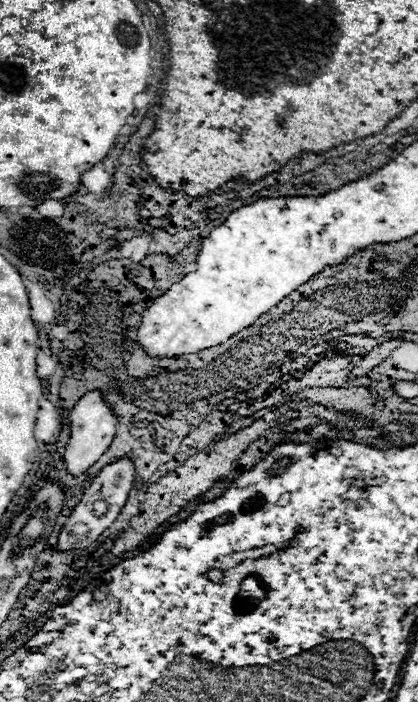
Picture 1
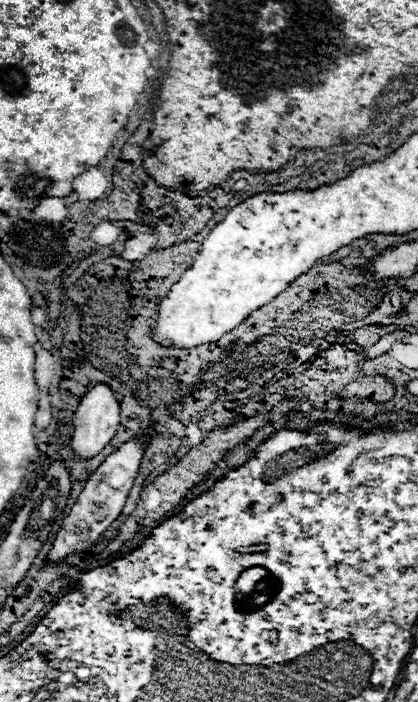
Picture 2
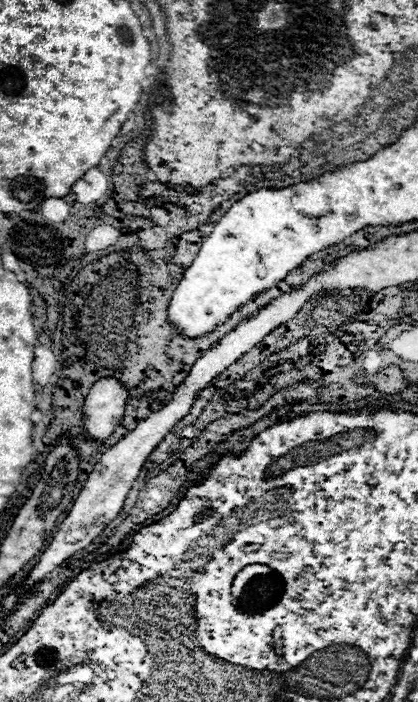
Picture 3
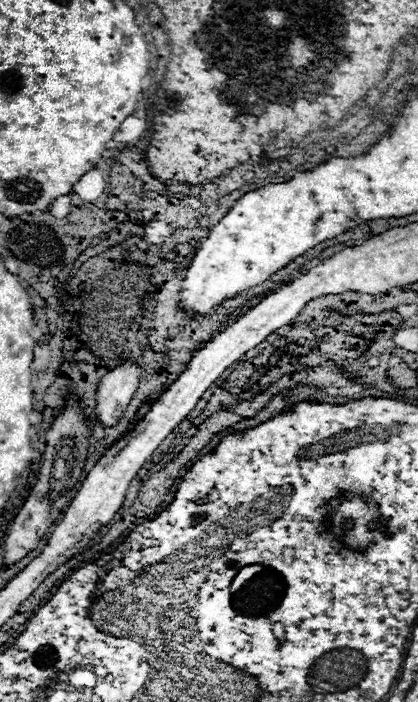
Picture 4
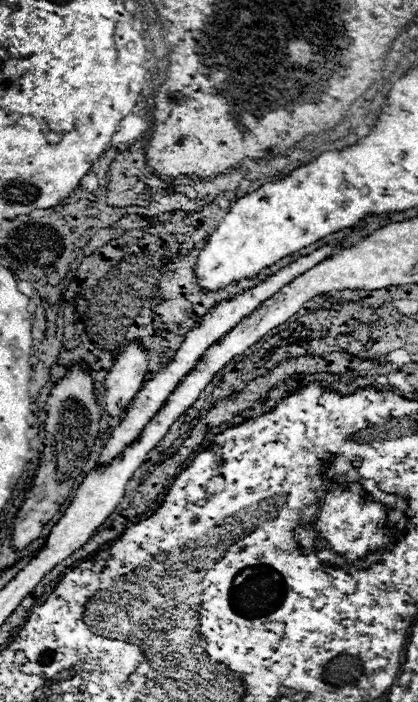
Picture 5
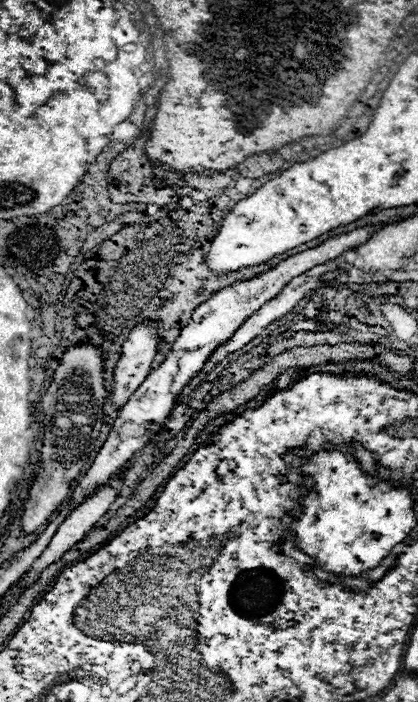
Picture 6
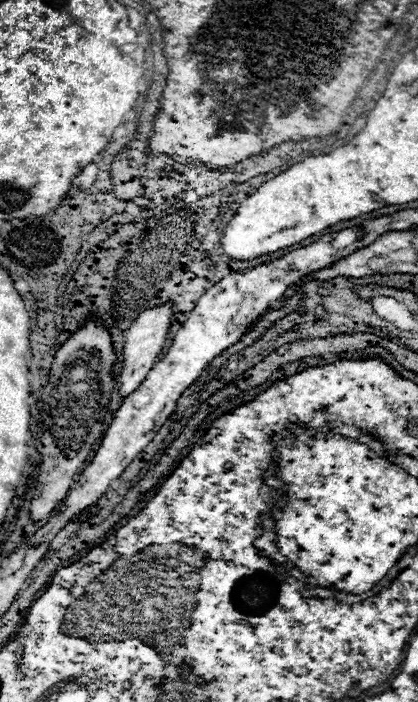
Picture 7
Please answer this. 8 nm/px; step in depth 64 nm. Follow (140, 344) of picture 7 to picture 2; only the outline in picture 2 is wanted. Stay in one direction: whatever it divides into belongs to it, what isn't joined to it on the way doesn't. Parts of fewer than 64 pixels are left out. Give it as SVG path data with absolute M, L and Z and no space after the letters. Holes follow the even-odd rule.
M96 384L92 390L88 390L74 410L74 434L70 448L78 460L94 458L104 446L114 438L116 428L120 424L120 406L112 394L112 390L106 384Z

